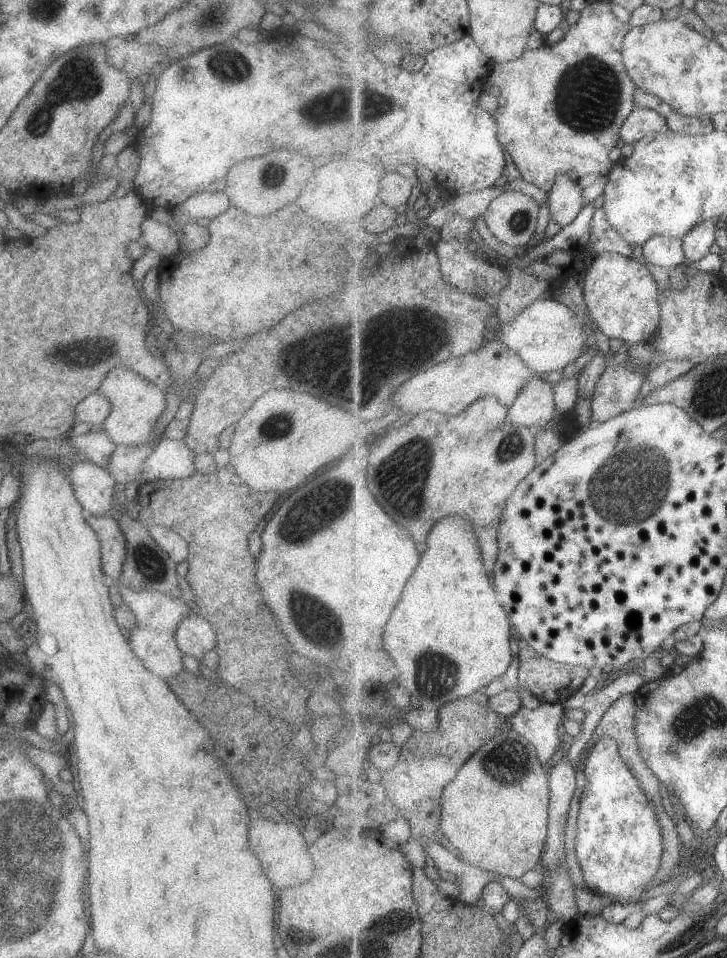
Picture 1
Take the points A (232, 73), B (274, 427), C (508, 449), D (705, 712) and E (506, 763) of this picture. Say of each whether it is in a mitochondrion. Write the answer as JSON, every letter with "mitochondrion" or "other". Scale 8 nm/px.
{"A":"mitochondrion","B":"mitochondrion","C":"mitochondrion","D":"mitochondrion","E":"mitochondrion"}

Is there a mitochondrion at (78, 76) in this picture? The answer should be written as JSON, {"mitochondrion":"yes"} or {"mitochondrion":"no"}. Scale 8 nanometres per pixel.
{"mitochondrion":"yes"}

